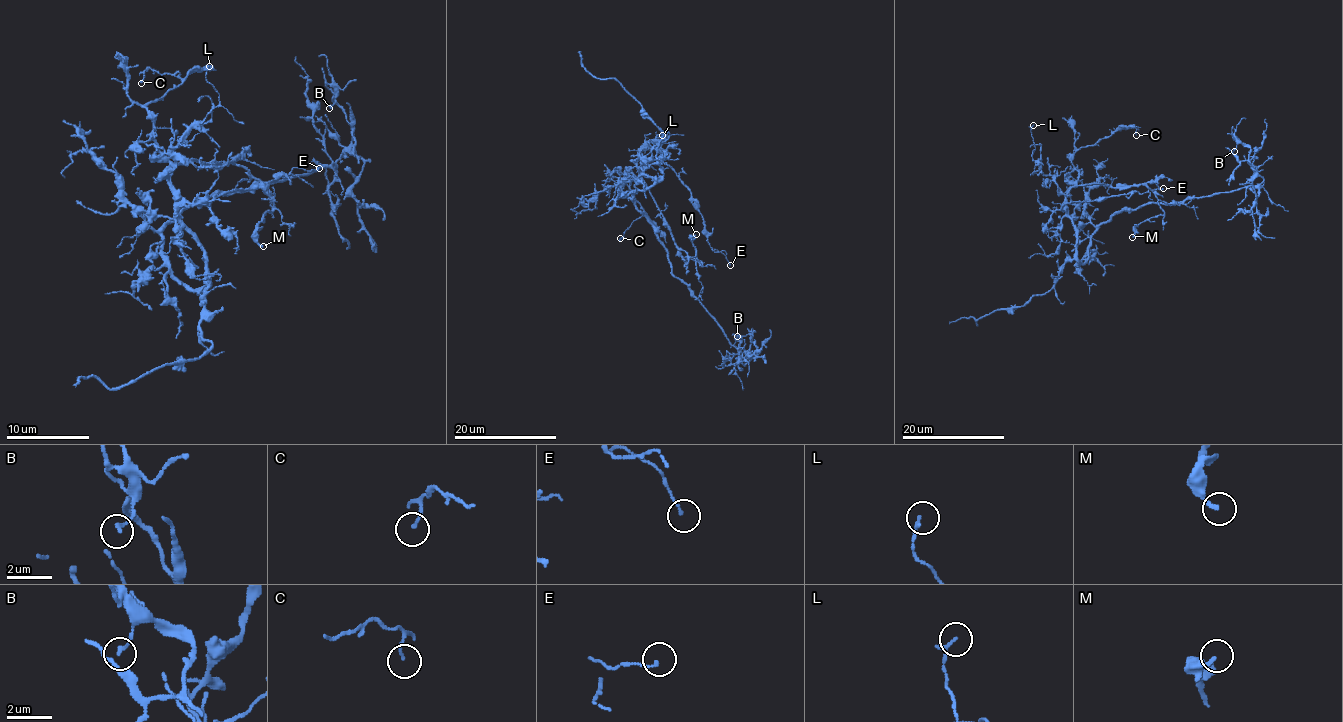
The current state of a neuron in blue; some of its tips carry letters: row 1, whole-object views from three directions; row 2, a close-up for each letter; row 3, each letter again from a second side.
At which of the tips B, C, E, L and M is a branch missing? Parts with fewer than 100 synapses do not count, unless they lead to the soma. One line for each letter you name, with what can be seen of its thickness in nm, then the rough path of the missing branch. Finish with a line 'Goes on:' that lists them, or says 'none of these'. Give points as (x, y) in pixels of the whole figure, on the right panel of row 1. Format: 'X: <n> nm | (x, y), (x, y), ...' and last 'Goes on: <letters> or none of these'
Goes on: none of these

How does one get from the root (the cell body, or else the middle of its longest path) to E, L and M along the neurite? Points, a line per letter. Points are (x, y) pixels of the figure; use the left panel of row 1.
E: (161, 242), (168, 269), (201, 290), (207, 284), (205, 248), (178, 209), (257, 188), (294, 168), (319, 168)
L: (161, 242), (168, 269), (201, 290), (205, 248), (180, 217), (168, 174), (174, 147), (219, 103), (209, 66)
M: (161, 242), (168, 269), (201, 290), (205, 248), (170, 172), (236, 161), (273, 203), (263, 246)

